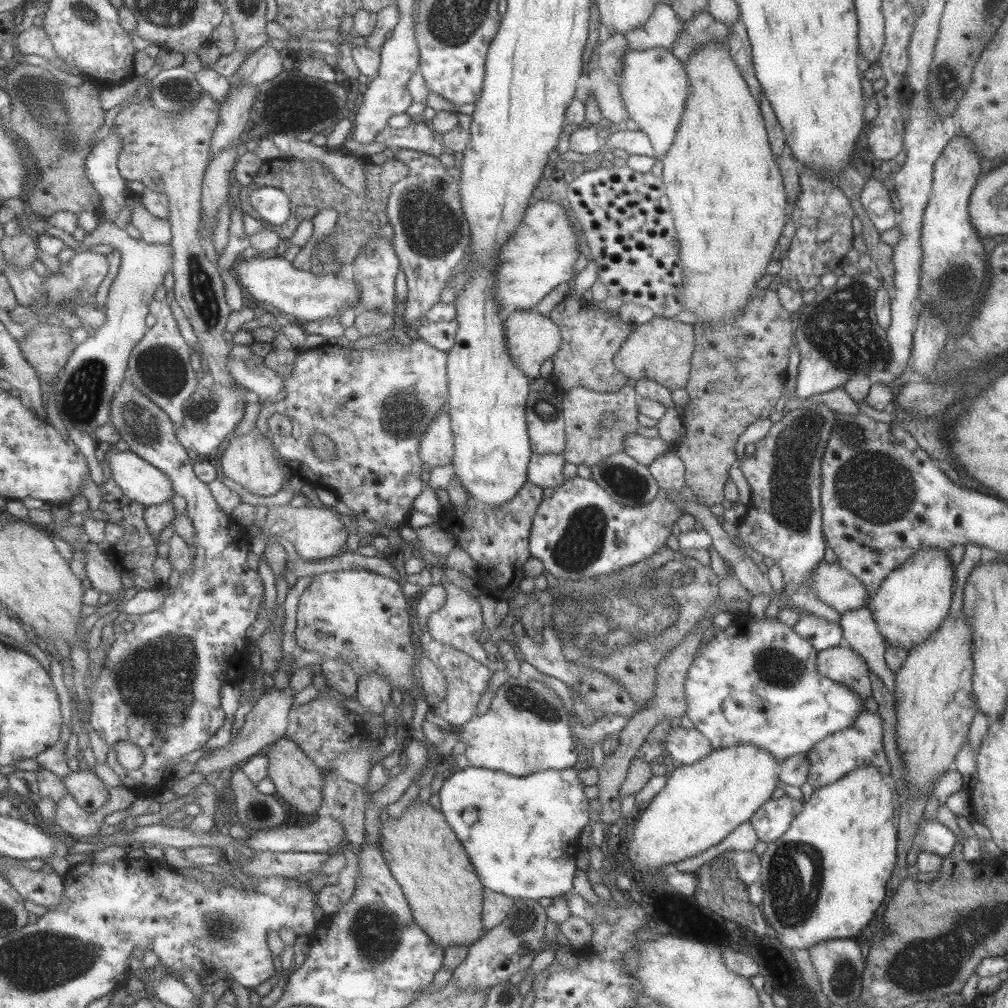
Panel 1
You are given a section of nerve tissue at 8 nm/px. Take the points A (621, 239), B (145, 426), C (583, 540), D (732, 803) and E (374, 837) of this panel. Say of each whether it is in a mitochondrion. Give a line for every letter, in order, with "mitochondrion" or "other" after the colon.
A: other
B: mitochondrion
C: mitochondrion
D: other
E: other

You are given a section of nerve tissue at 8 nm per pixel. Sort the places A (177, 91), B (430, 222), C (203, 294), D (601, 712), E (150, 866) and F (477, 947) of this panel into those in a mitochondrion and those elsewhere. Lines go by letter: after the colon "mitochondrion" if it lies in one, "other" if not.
A: mitochondrion
B: mitochondrion
C: mitochondrion
D: other
E: other
F: other

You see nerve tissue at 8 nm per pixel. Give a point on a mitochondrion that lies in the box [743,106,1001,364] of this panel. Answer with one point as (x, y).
(957, 286)

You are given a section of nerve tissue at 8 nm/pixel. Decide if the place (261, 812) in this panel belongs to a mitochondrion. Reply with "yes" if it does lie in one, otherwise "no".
no

